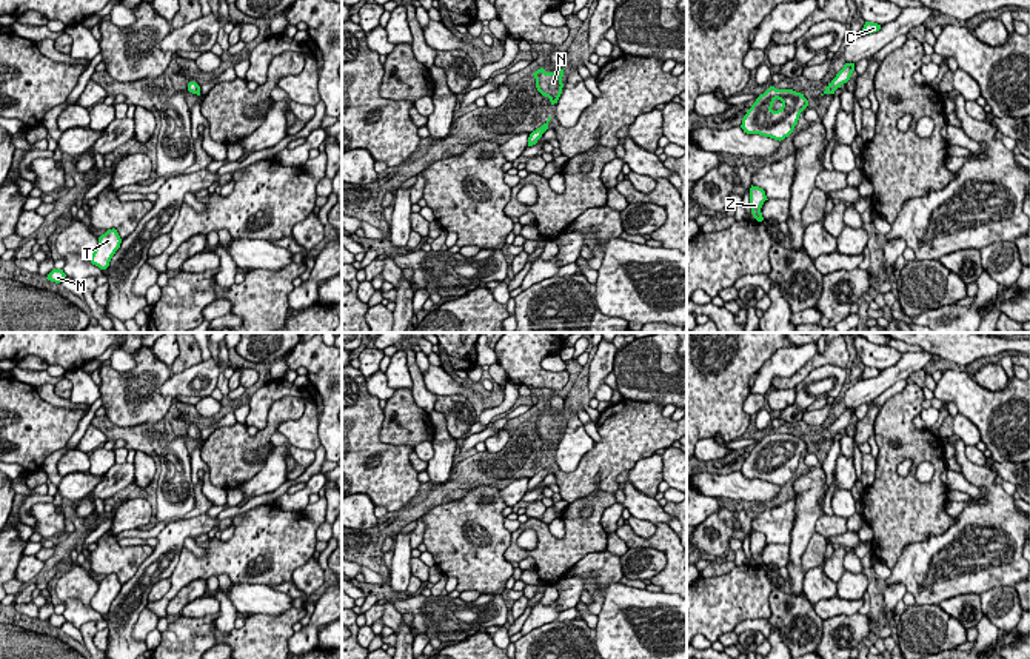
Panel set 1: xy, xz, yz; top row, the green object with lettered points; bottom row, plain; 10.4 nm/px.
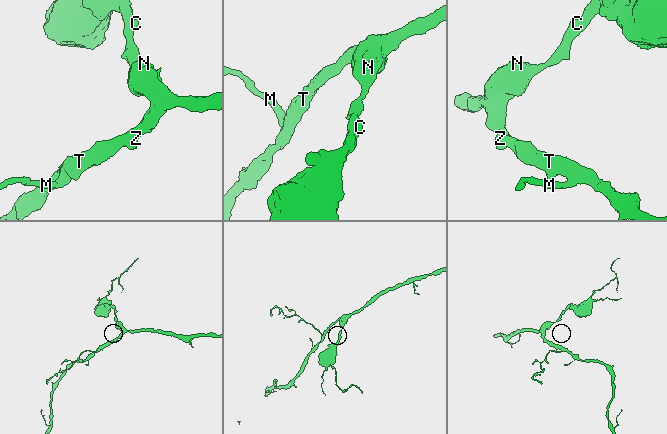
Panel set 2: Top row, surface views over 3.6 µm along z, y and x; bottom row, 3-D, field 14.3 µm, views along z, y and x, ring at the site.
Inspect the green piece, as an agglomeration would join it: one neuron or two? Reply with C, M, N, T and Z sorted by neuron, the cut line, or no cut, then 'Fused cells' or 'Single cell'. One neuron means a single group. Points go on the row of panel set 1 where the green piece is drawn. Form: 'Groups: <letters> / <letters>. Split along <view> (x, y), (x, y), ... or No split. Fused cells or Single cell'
Groups: C M N T Z. No split. Single cell

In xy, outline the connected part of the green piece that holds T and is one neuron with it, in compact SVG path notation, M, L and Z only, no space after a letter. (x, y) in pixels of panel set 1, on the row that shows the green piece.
M108 229L99 237L99 245L91 256L91 263L100 269L106 269L115 251L120 248L122 239L117 229Z

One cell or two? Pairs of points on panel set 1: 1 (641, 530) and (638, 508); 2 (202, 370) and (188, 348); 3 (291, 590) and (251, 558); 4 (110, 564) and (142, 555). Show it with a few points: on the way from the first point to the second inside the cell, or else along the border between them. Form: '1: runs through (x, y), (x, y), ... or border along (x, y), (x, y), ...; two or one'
1: border along (632, 515), (647, 519), (655, 525); two
2: border along (203, 361), (173, 374); two
3: border along (293, 582), (273, 587); two
4: runs through (117, 559), (134, 556); one

